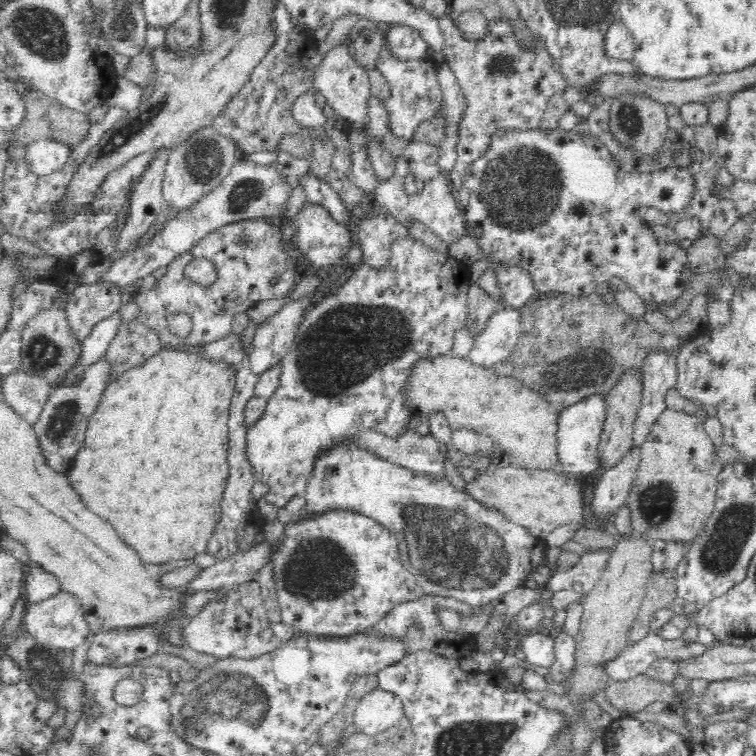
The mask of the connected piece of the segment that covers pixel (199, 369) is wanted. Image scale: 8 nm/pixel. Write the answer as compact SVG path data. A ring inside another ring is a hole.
M168 347L152 355L148 360L141 362L130 370L120 375L116 382L112 382L103 390L94 415L89 418L87 430L83 437L82 446L70 464L70 469L65 472L70 484L78 490L82 500L102 518L106 518L114 530L118 530L120 538L138 551L138 555L145 564L163 564L166 562L181 562L193 559L201 552L207 552L208 542L214 536L214 530L222 518L221 502L224 498L224 486L229 478L229 450L230 450L230 410L233 398L237 393L238 370L237 366L229 362L212 360L204 353L187 352L175 347Z

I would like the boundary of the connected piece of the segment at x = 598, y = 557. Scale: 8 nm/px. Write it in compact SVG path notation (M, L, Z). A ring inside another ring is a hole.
M612 548L587 552L581 556L580 562L568 570L553 572L547 584L550 590L574 590L587 593L601 577L609 563Z

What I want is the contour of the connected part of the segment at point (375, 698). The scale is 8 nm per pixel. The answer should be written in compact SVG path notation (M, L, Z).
M370 690L357 702L352 715L356 731L378 738L391 734L404 714L402 698L386 690Z

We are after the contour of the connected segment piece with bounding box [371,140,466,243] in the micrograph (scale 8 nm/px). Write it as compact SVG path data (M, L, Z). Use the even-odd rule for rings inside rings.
M409 140L404 153L396 161L394 176L386 180L376 180L376 186L371 191L374 206L382 217L394 219L396 224L407 225L410 222L420 222L436 230L447 243L456 242L466 235L466 222L458 205L458 195L448 173L439 165L441 154L439 150L424 144ZM408 174L413 174L424 181L424 188L420 193L410 196L404 191L404 180Z

